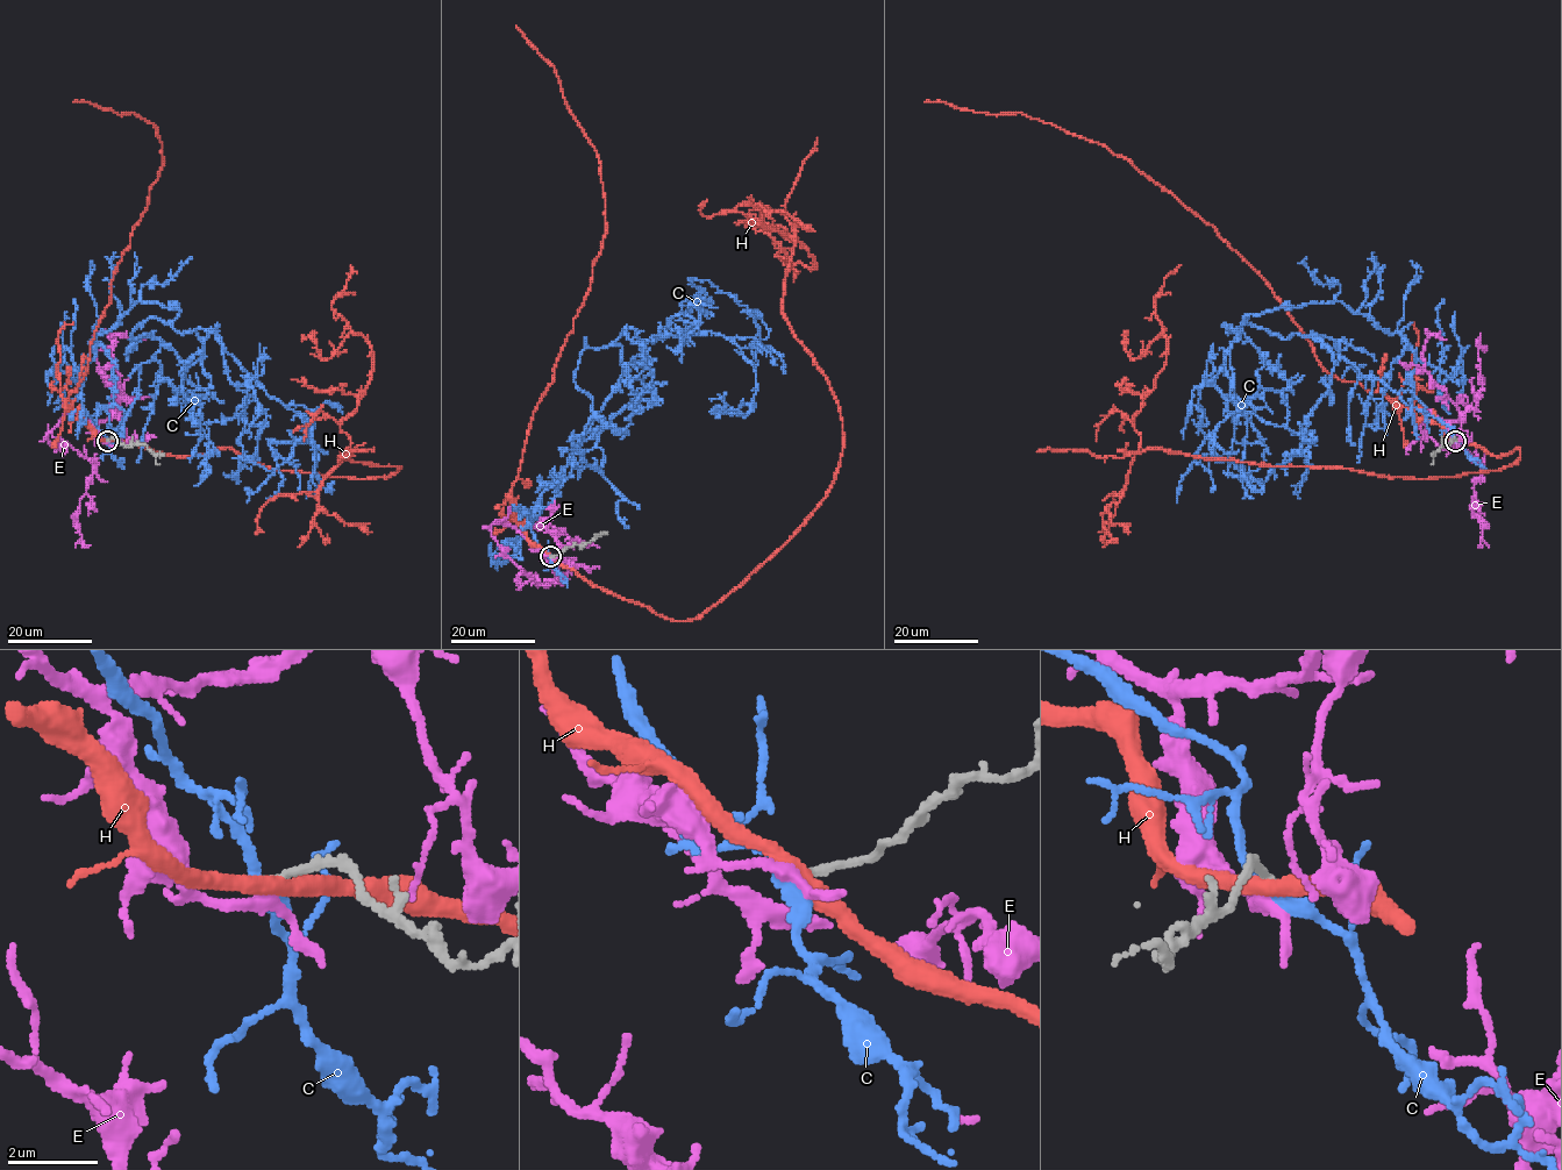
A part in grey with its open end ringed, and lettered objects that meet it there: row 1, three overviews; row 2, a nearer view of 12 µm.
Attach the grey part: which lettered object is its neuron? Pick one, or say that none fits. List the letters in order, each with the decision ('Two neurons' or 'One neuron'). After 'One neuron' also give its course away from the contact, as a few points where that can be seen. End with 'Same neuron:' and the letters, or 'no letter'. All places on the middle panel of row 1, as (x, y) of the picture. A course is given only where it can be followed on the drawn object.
C: Two neurons
E: One neuron. Its course: (550, 557), (499, 521), (490, 525), (490, 535), (501, 550), (535, 582), (522, 571), (520, 582), (533, 579)
H: Two neurons
Same neuron: E

